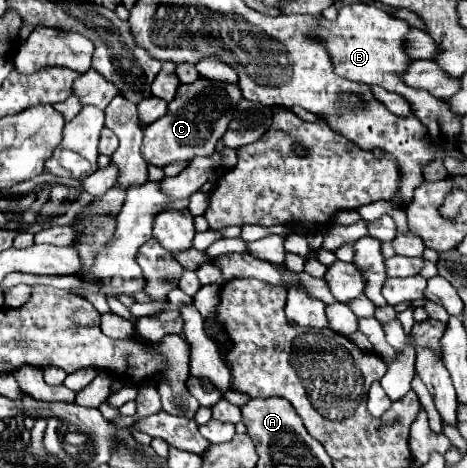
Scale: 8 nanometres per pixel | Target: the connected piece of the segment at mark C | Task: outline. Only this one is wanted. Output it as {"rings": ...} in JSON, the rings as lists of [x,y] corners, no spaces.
{"rings":[[[203,78],[195,84],[181,84],[175,100],[169,102],[169,106],[167,106],[167,114],[145,128],[145,138],[143,138],[143,146],[141,146],[141,154],[143,154],[145,162],[163,168],[163,166],[179,162],[179,160],[193,160],[197,156],[211,156],[215,152],[217,140],[223,136],[223,132],[227,130],[227,124],[231,122],[231,112],[223,102],[231,100],[231,108],[233,108],[233,104],[237,104],[239,98],[241,98],[239,88],[231,86],[231,84],[229,86],[217,86],[215,90],[205,90]]]}

